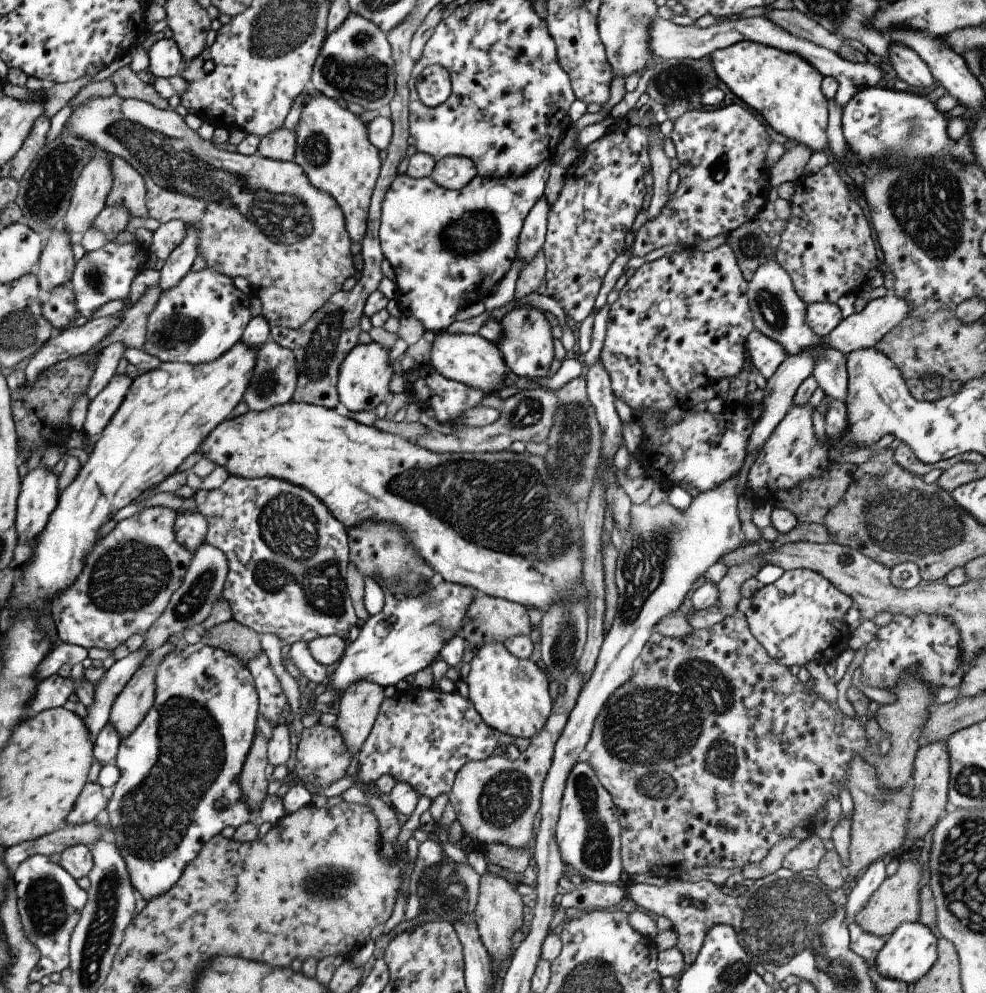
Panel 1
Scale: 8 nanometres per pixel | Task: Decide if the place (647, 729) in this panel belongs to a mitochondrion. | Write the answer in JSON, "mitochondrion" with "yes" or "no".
{"mitochondrion":"yes"}

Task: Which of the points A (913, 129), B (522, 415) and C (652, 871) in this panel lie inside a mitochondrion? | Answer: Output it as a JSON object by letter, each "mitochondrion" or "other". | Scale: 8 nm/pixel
{"A":"mitochondrion","B":"mitochondrion","C":"other"}

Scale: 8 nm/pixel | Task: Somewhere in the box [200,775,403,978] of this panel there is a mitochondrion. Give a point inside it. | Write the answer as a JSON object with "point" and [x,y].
{"point":[315,886]}

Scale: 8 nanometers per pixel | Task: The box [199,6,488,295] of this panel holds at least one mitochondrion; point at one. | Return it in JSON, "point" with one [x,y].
{"point":[364,78]}

